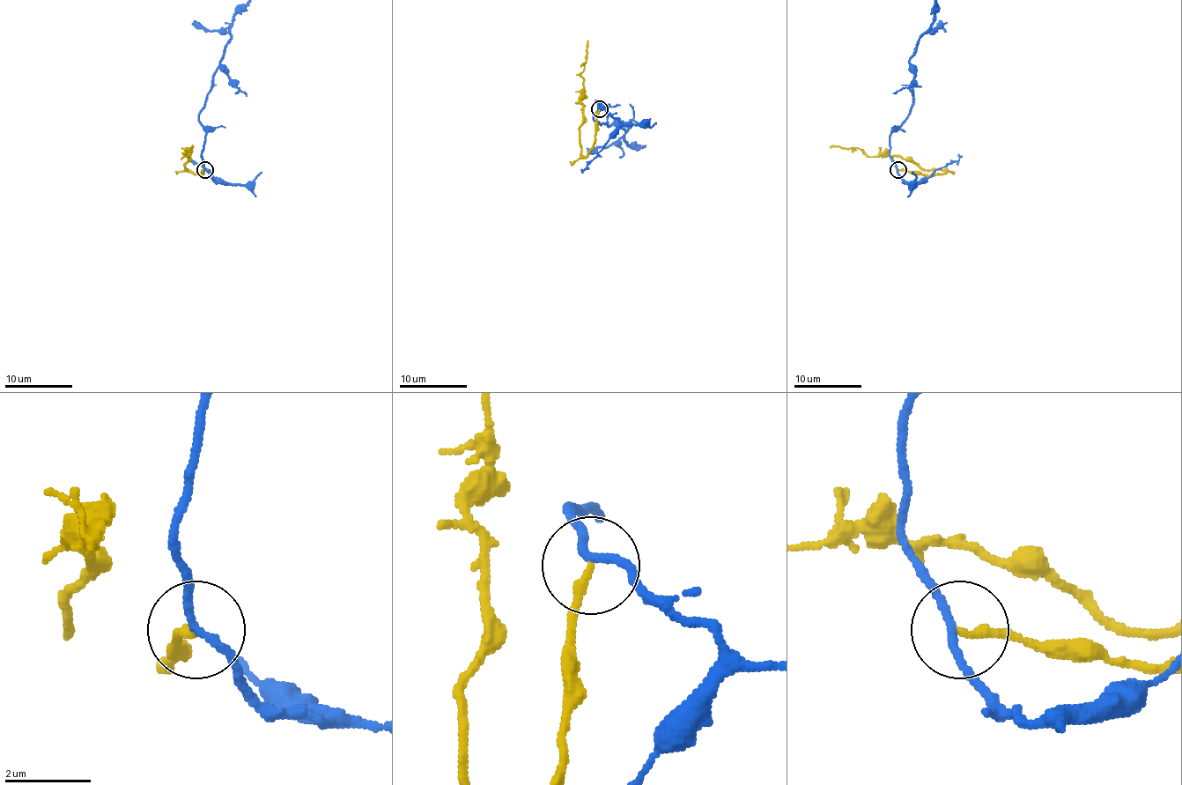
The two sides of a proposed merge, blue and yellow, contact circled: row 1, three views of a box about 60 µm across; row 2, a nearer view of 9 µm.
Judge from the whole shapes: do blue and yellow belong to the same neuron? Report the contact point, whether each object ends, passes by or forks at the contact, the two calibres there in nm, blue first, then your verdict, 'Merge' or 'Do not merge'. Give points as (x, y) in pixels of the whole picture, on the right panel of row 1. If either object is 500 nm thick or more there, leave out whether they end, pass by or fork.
Place: (898, 169). At the ring blue passes by. At the ring yellow ends. Thickness 170 nm (blue) against 200 nm. Do not merge

